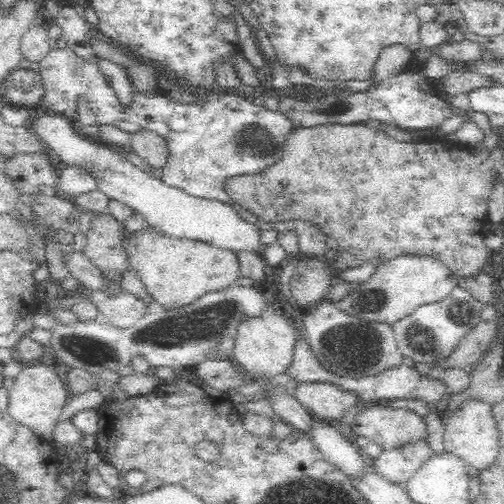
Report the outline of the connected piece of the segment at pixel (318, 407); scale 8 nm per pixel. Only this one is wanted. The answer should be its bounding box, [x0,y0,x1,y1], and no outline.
[293,381,365,421]

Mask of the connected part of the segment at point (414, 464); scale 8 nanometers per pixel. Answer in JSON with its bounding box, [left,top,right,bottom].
[371,443,432,490]

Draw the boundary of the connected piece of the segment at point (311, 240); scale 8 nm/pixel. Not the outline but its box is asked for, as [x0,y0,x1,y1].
[246,216,328,256]

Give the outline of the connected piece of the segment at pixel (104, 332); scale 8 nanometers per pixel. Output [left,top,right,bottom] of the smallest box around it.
[33,284,271,374]

